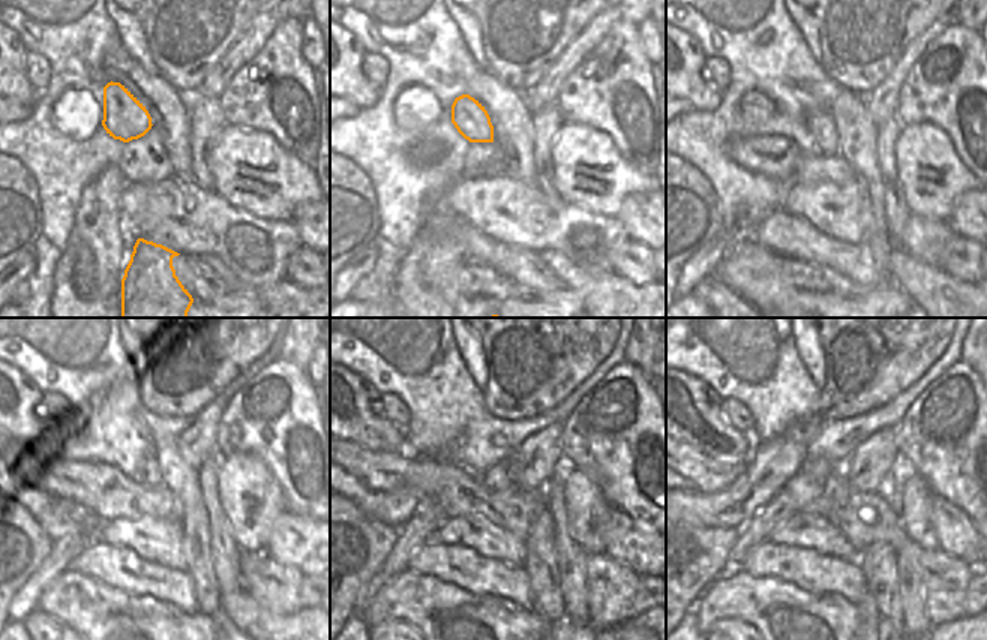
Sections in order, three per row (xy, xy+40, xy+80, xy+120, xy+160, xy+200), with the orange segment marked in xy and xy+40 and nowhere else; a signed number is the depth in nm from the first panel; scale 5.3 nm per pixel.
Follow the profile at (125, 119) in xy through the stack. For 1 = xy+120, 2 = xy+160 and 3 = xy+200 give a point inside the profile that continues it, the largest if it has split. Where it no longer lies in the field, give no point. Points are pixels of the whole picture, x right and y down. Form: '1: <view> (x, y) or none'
1: xy+120 (152, 475)
2: xy+160 (498, 474)
3: xy+200 (837, 474)

